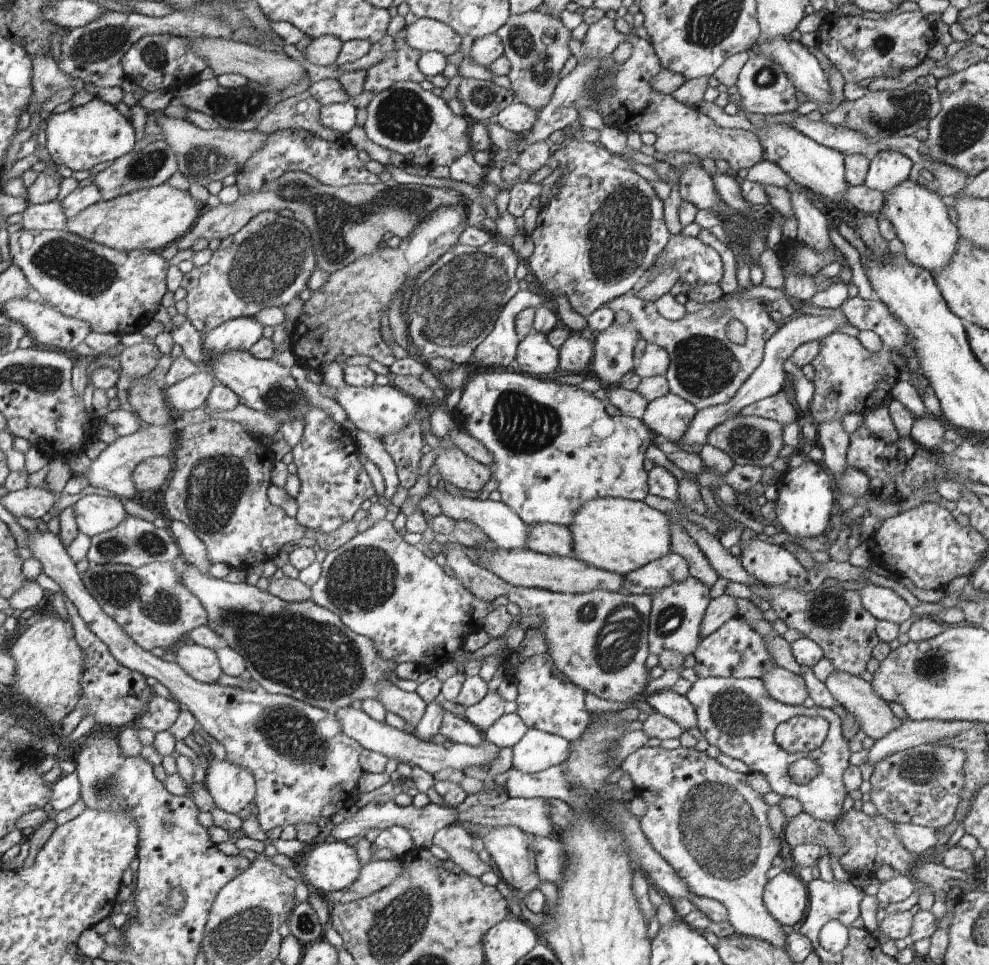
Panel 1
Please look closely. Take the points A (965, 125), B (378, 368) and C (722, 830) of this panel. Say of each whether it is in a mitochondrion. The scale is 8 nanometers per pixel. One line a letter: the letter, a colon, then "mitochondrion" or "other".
A: mitochondrion
B: other
C: mitochondrion

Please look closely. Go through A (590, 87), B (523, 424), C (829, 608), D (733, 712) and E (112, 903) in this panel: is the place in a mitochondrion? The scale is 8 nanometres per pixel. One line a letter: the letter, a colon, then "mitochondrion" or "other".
A: mitochondrion
B: mitochondrion
C: mitochondrion
D: mitochondrion
E: other

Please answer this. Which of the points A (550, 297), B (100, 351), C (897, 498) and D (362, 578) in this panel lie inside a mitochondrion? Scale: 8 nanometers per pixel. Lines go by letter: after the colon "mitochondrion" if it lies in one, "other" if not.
A: other
B: other
C: other
D: mitochondrion

